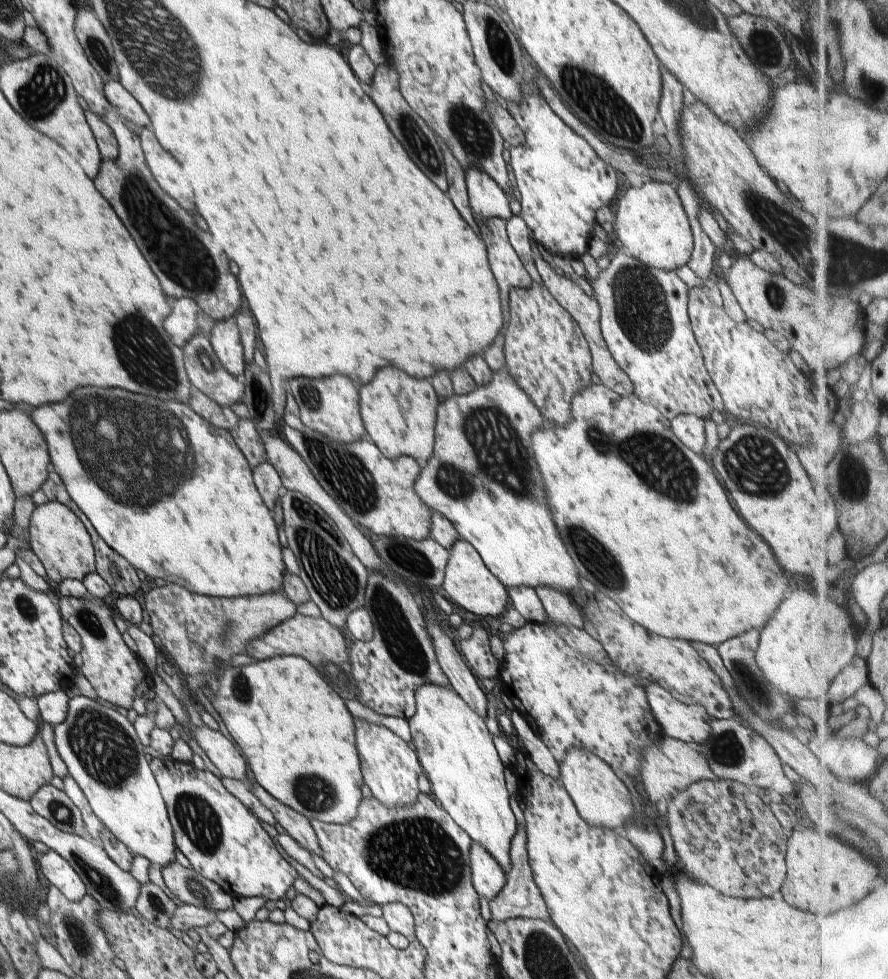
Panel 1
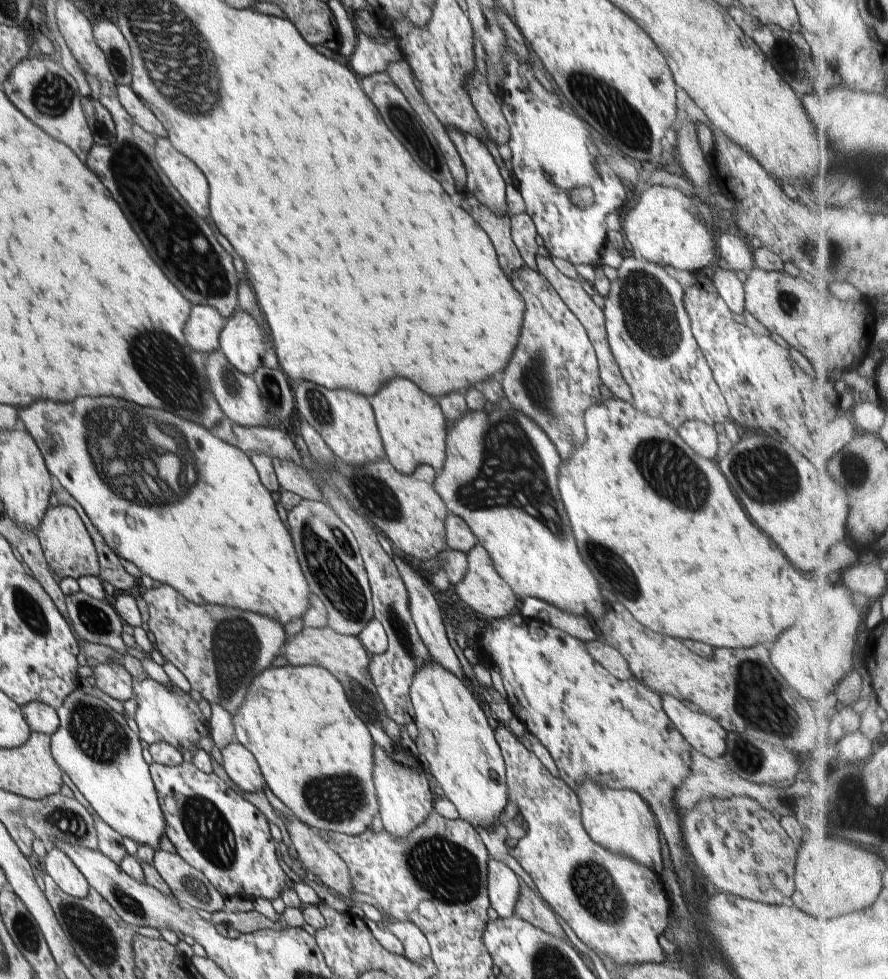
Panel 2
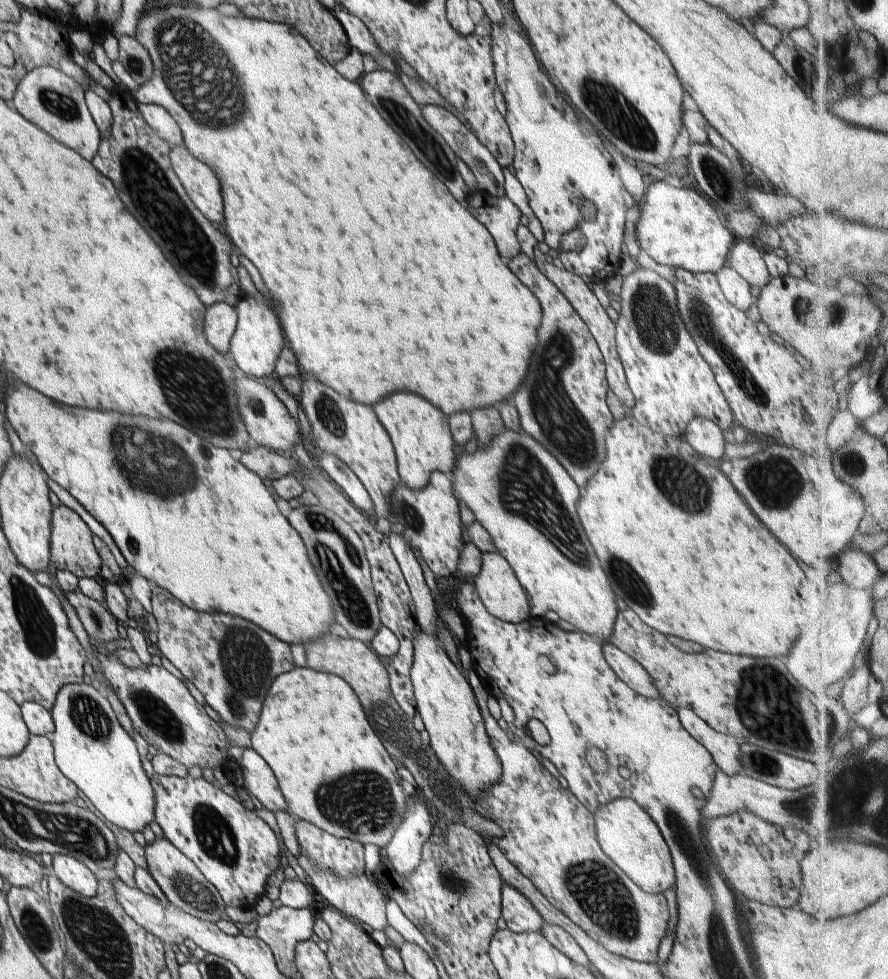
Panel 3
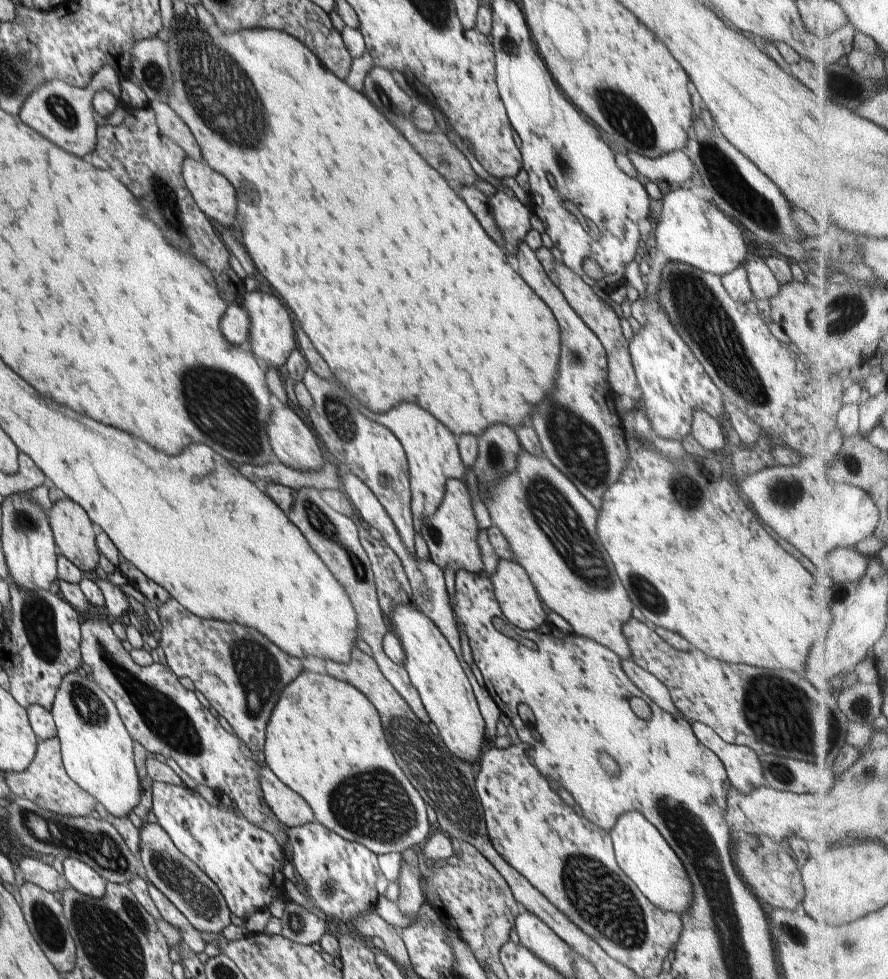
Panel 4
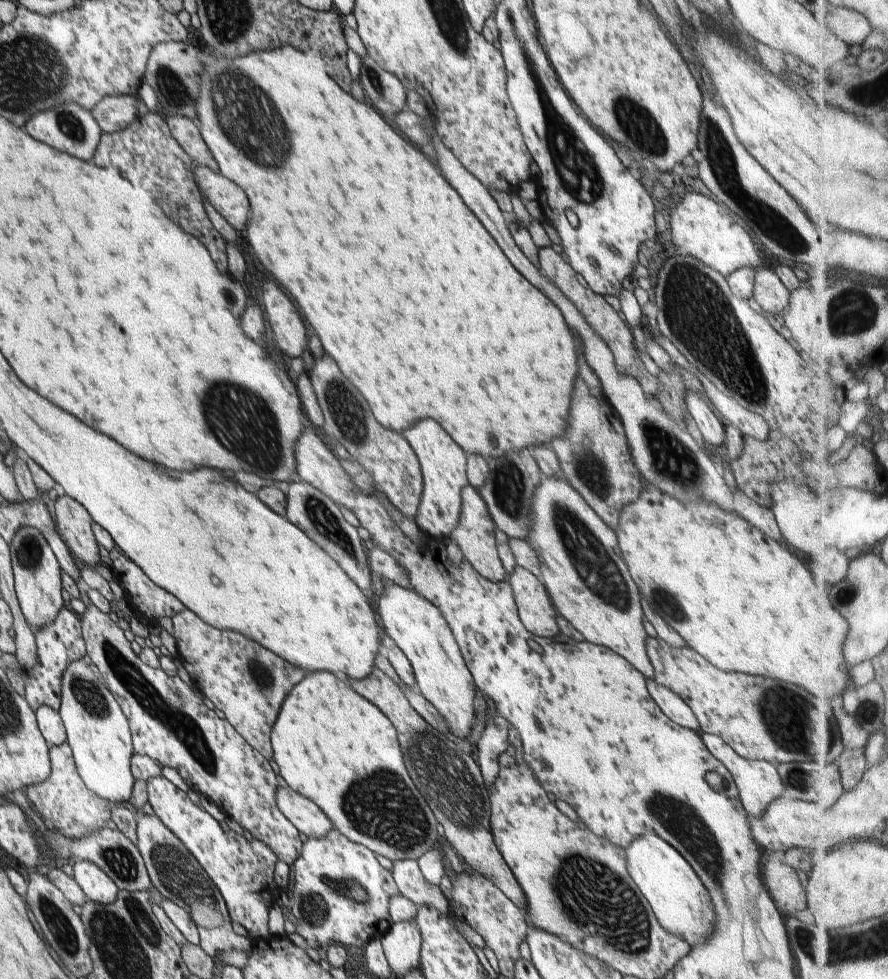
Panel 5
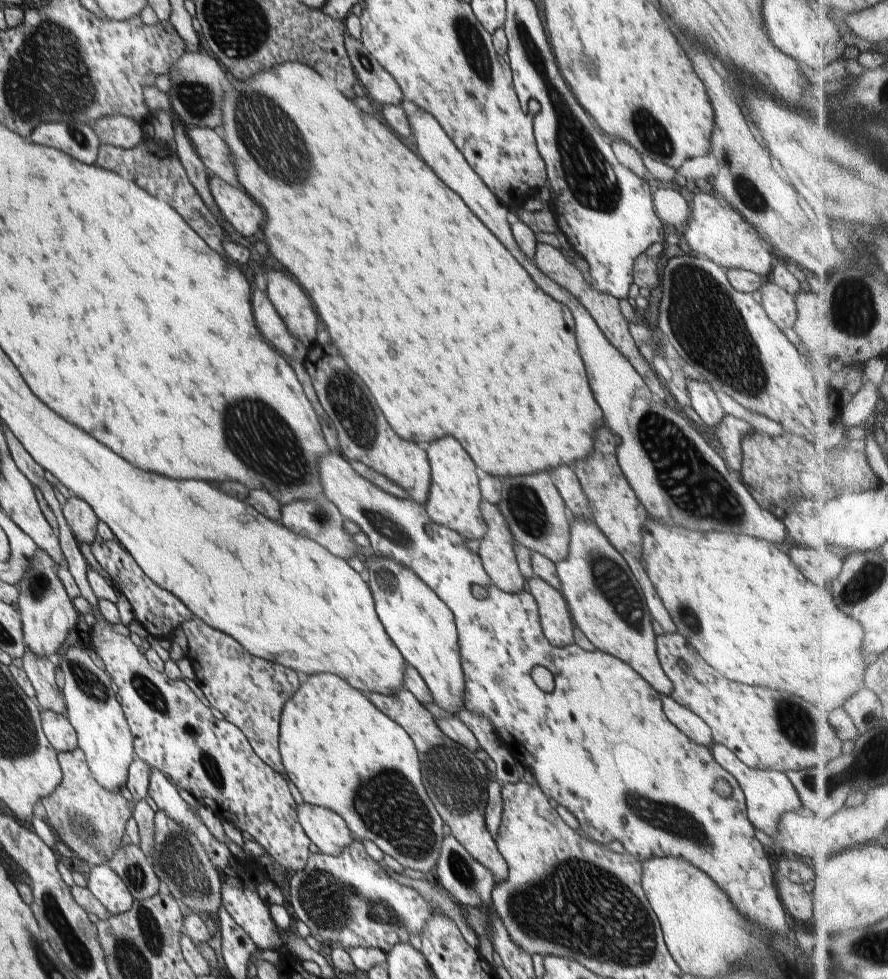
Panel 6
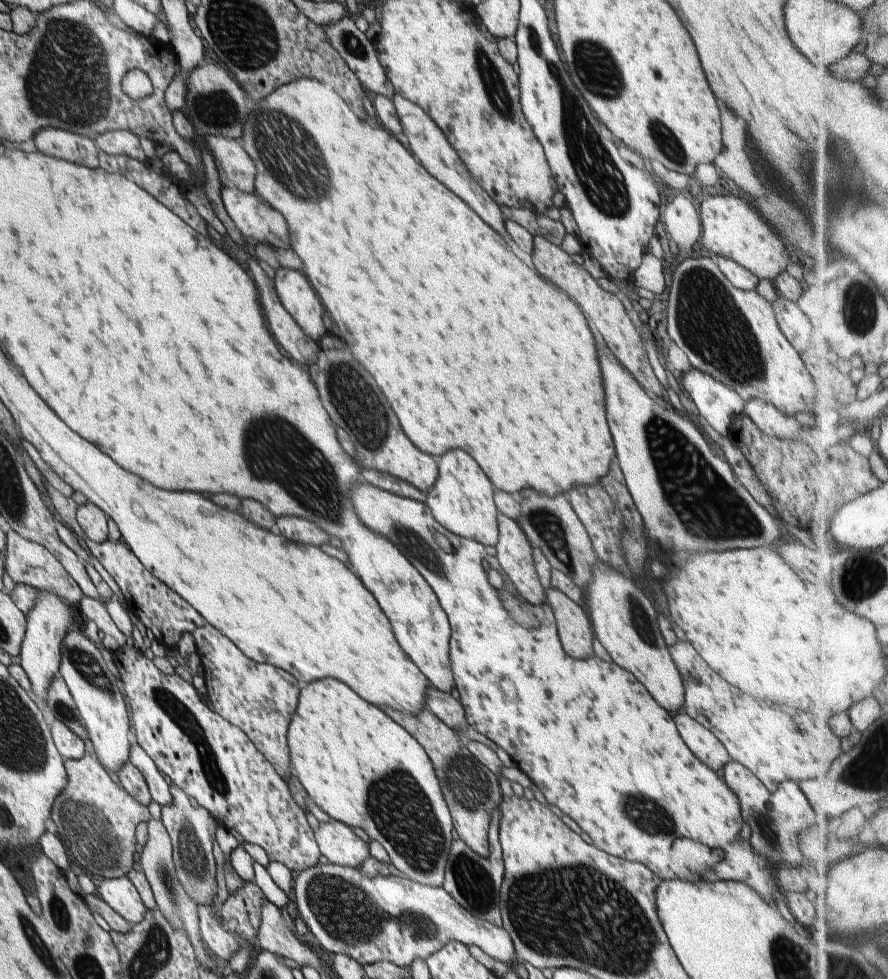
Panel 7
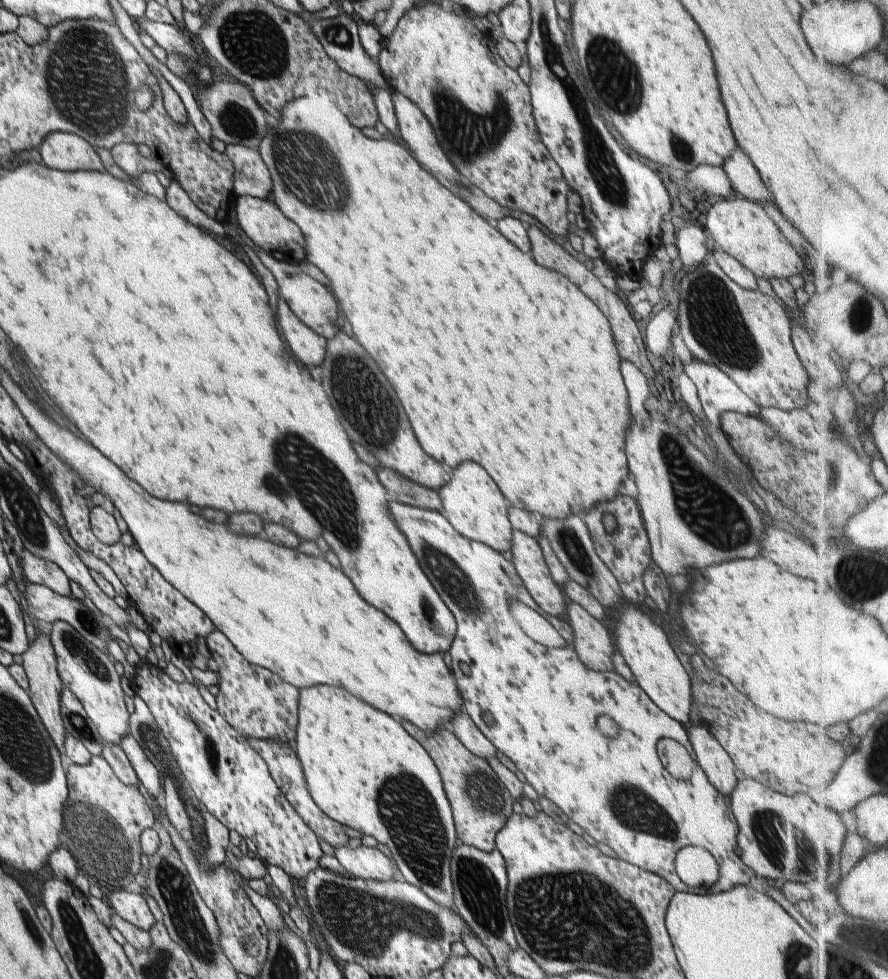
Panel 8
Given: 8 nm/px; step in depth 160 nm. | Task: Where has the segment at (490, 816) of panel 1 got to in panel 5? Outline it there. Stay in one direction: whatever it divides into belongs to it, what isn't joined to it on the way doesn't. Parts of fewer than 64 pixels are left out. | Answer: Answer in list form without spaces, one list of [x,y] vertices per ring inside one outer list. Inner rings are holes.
[[[382,578],[382,592],[375,597],[378,597],[376,602],[377,617],[380,626],[384,630],[387,641],[398,646],[400,650],[409,658],[412,665],[415,679],[417,682],[417,690],[426,700],[429,700],[447,720],[451,733],[457,737],[469,737],[472,730],[474,720],[476,719],[476,688],[473,676],[466,666],[464,657],[462,656],[460,647],[456,642],[455,636],[451,631],[448,621],[439,611],[437,606],[434,606],[427,598],[421,596],[412,588],[404,588],[392,580]]]

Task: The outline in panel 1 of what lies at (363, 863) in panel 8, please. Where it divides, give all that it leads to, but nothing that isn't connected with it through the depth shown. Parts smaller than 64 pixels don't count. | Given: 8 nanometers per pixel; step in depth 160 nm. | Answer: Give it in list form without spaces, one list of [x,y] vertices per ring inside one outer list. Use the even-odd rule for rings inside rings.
[[[192,724],[190,735],[224,778],[238,781],[247,780],[248,764],[232,740],[228,740],[220,731],[216,732],[206,724],[202,726]]]

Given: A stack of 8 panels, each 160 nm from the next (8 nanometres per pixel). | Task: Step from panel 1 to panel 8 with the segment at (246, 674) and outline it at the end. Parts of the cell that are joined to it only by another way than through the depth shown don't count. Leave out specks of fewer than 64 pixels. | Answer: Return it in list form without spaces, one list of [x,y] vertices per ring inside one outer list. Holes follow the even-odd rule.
[[[316,685],[299,689],[299,691],[299,719],[297,722],[294,749],[300,759],[309,793],[312,795],[318,808],[341,825],[345,824],[346,826],[350,826],[350,828],[354,828],[358,830],[358,832],[362,832],[362,834],[376,838],[380,844],[388,846],[388,850],[392,853],[392,859],[394,859],[394,862],[397,864],[400,878],[422,890],[422,892],[424,892],[426,896],[429,896],[436,904],[456,913],[457,906],[454,902],[453,881],[451,880],[451,858],[454,849],[457,847],[457,830],[455,829],[453,812],[442,784],[441,774],[434,764],[432,757],[417,740],[414,740],[414,738],[404,730],[404,727],[397,718],[370,706],[370,704],[360,700],[357,696],[352,696],[352,694],[342,687]]]

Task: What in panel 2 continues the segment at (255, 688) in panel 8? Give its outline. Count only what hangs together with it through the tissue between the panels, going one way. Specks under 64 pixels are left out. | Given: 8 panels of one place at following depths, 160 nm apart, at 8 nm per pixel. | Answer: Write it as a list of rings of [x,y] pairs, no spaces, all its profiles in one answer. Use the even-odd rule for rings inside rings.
[[[170,585],[153,586],[145,592],[143,598],[150,613],[145,626],[154,646],[166,661],[172,662],[184,674],[196,696],[206,699],[212,705],[225,708],[231,715],[237,713],[243,705],[250,681],[266,669],[272,668],[274,658],[281,656],[283,652],[283,645],[287,640],[284,627],[272,617],[250,611],[242,612],[224,605],[197,605],[186,600]]]

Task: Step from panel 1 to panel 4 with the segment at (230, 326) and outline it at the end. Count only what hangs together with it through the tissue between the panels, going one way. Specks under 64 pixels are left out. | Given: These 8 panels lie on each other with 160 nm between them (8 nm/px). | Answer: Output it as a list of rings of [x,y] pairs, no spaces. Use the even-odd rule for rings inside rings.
[[[246,291],[242,305],[244,310],[248,312],[250,320],[250,328],[248,328],[249,338],[247,339],[246,346],[252,352],[252,356],[265,369],[271,367],[278,370],[278,368],[286,363],[288,356],[292,354],[292,350],[298,347],[294,324],[292,324],[292,318],[290,318],[288,310],[284,308],[284,304],[274,294],[265,294],[260,291]]]

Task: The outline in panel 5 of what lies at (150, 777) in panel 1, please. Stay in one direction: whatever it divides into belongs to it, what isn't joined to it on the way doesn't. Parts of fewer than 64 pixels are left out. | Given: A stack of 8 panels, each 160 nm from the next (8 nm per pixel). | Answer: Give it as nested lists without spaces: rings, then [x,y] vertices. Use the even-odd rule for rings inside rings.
[[[82,659],[70,662],[61,678],[61,707],[58,712],[67,732],[67,743],[73,750],[78,774],[85,785],[100,798],[109,800],[114,805],[129,801],[136,781],[131,771],[131,758],[135,754],[132,733],[126,715],[107,687],[100,671],[94,672],[92,666]]]

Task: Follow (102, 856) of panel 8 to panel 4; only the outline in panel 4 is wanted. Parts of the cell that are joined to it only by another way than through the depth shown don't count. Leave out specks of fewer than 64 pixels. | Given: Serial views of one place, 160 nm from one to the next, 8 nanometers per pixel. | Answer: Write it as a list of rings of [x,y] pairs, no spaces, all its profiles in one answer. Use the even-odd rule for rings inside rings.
[[[57,737],[49,740],[37,740],[36,756],[32,764],[22,772],[4,772],[4,782],[15,796],[26,797],[39,808],[60,814],[61,816],[91,816],[97,801],[90,794],[75,784],[64,768],[60,740]]]

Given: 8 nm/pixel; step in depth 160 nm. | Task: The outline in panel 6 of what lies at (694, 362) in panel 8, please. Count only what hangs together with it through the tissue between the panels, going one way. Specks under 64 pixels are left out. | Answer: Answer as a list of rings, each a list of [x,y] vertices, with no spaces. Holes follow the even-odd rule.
[[[688,378],[686,384],[692,408],[704,424],[715,427],[728,415],[717,397],[717,392],[708,381],[701,382]]]

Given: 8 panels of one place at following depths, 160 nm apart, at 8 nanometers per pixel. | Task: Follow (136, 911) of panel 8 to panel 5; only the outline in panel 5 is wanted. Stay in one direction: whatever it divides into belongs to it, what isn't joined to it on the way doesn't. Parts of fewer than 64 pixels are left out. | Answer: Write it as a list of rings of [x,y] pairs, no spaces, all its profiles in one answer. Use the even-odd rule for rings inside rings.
[[[75,860],[72,867],[74,878],[88,900],[107,905],[117,899],[119,888],[96,864],[89,860]]]

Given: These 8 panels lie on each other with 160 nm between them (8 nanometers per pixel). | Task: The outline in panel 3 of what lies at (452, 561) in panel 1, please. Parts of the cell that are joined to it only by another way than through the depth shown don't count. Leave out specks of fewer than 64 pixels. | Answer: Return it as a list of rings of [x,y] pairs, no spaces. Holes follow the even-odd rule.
[[[484,553],[482,555],[481,571],[472,578],[472,581],[475,584],[475,590],[478,591],[480,600],[491,615],[512,624],[523,623],[532,618],[529,596],[516,578],[510,563],[500,553]]]

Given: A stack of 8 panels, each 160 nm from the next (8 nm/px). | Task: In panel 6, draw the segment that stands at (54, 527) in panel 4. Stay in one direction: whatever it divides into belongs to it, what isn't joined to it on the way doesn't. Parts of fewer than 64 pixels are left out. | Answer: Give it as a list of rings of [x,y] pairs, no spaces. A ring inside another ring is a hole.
[[[72,497],[62,506],[62,510],[77,542],[91,545],[95,541],[99,521],[94,509],[85,500]]]

